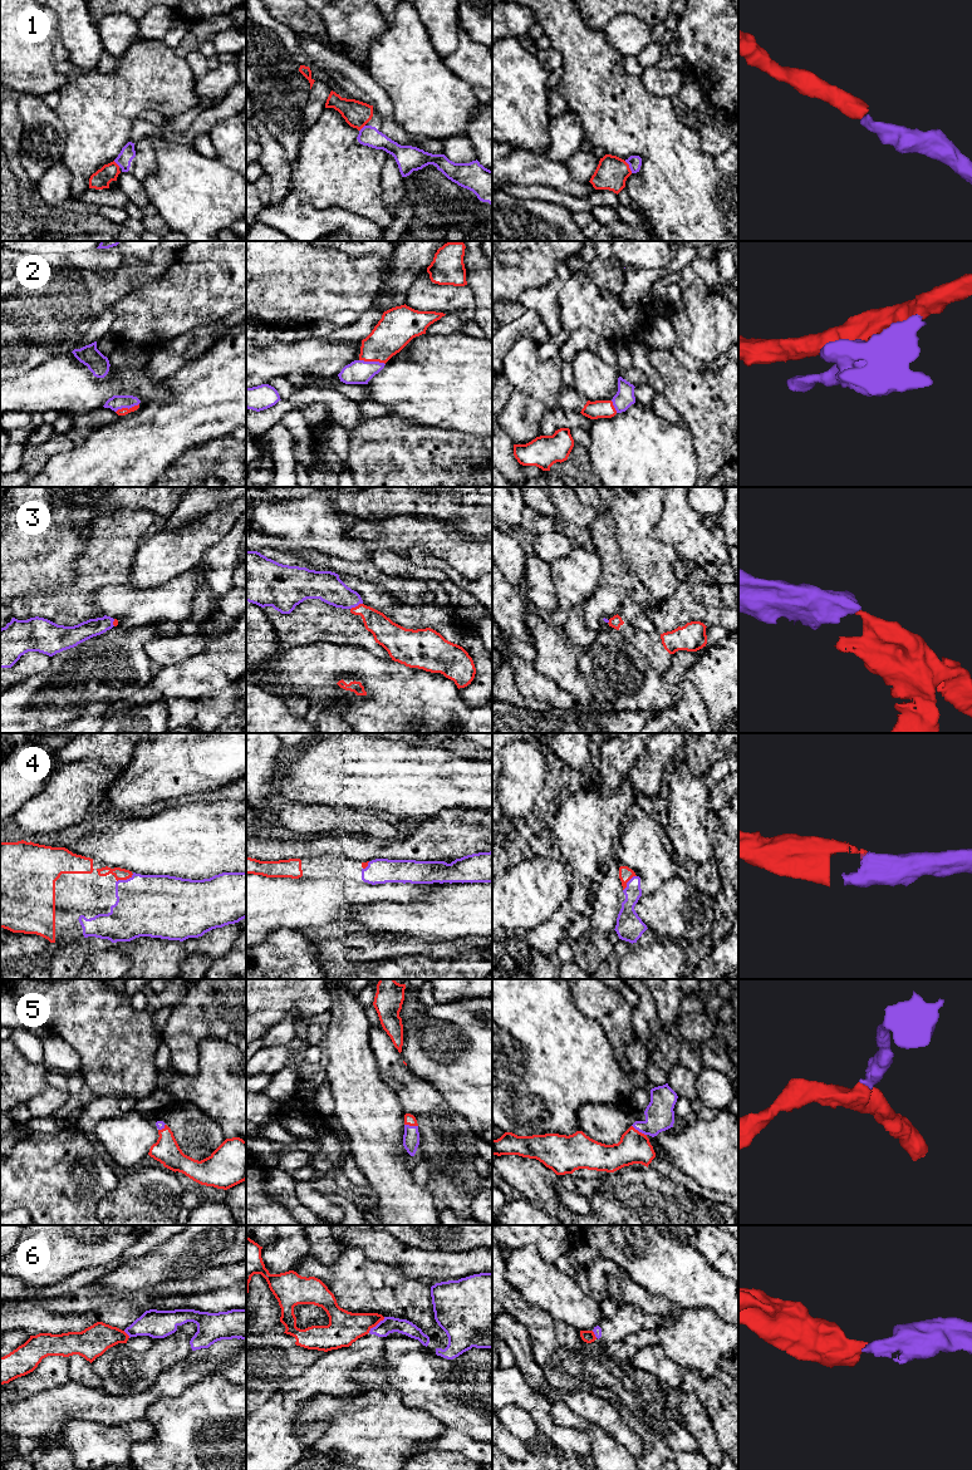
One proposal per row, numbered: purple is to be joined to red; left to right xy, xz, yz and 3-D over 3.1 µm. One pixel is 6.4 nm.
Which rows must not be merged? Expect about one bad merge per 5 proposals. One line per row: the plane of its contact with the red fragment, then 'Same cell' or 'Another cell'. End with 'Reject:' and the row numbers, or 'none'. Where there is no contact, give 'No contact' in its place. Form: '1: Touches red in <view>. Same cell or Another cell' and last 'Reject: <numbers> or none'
1: Touches red in yz. Same cell
2: Touches red in xz. Same cell
3: Touches red in xz. Same cell
4: Touches red in xy. Same cell
5: Touches red in yz. Same cell
6: Touches red in xz. Another cell
Reject: 6

